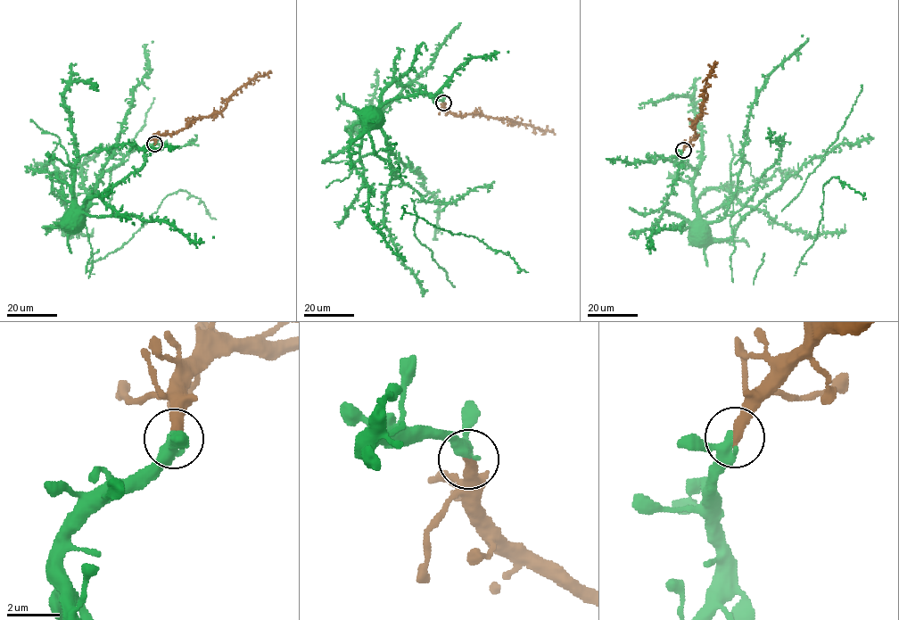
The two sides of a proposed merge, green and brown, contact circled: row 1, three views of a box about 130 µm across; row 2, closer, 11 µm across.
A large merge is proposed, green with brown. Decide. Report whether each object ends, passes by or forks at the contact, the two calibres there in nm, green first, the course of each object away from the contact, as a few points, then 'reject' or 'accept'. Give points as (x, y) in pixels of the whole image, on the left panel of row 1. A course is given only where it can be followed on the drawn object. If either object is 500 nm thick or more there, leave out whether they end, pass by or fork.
green passes by | brown ends | 360/400 nm | green via (154, 144), (145, 152), (144, 164), (141, 168), (109, 189), (89, 198), (73, 217) | brown via (154, 144), (159, 136), (177, 133), (196, 119), (218, 112), (242, 86), (258, 77), (271, 73) | accept

